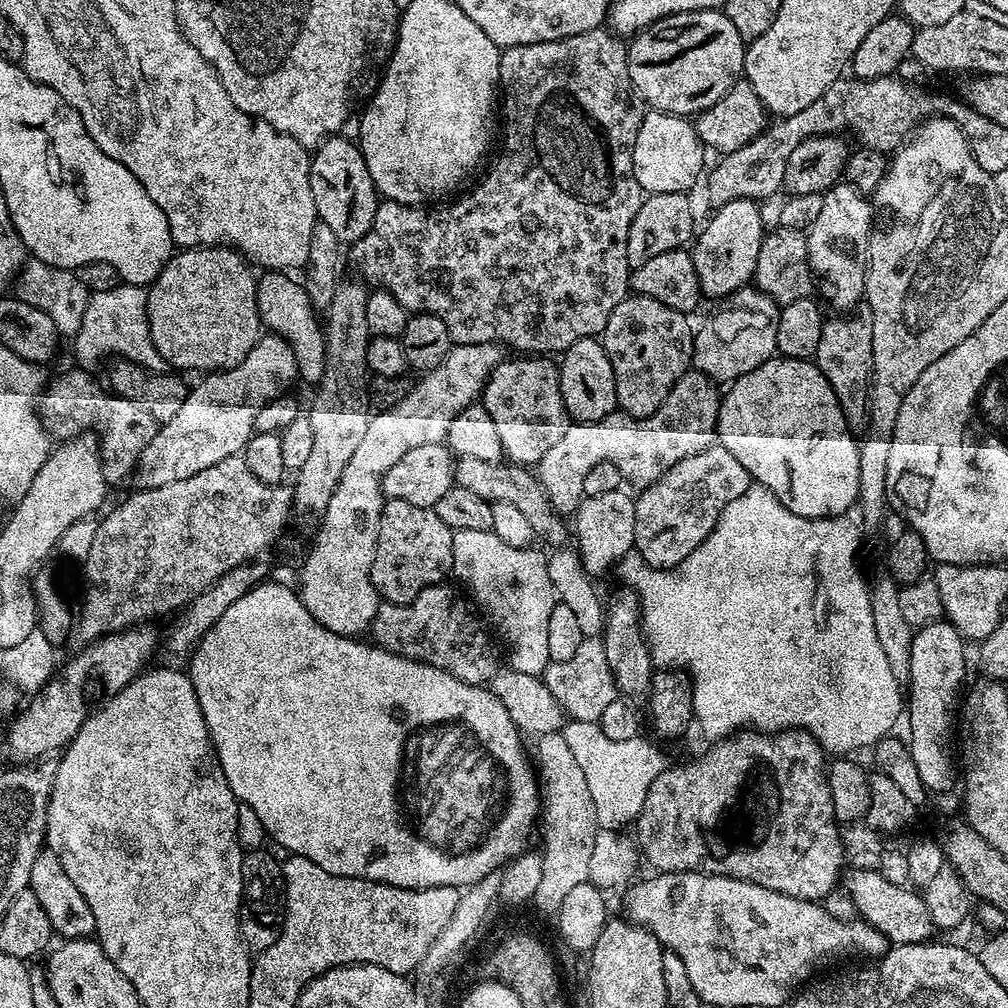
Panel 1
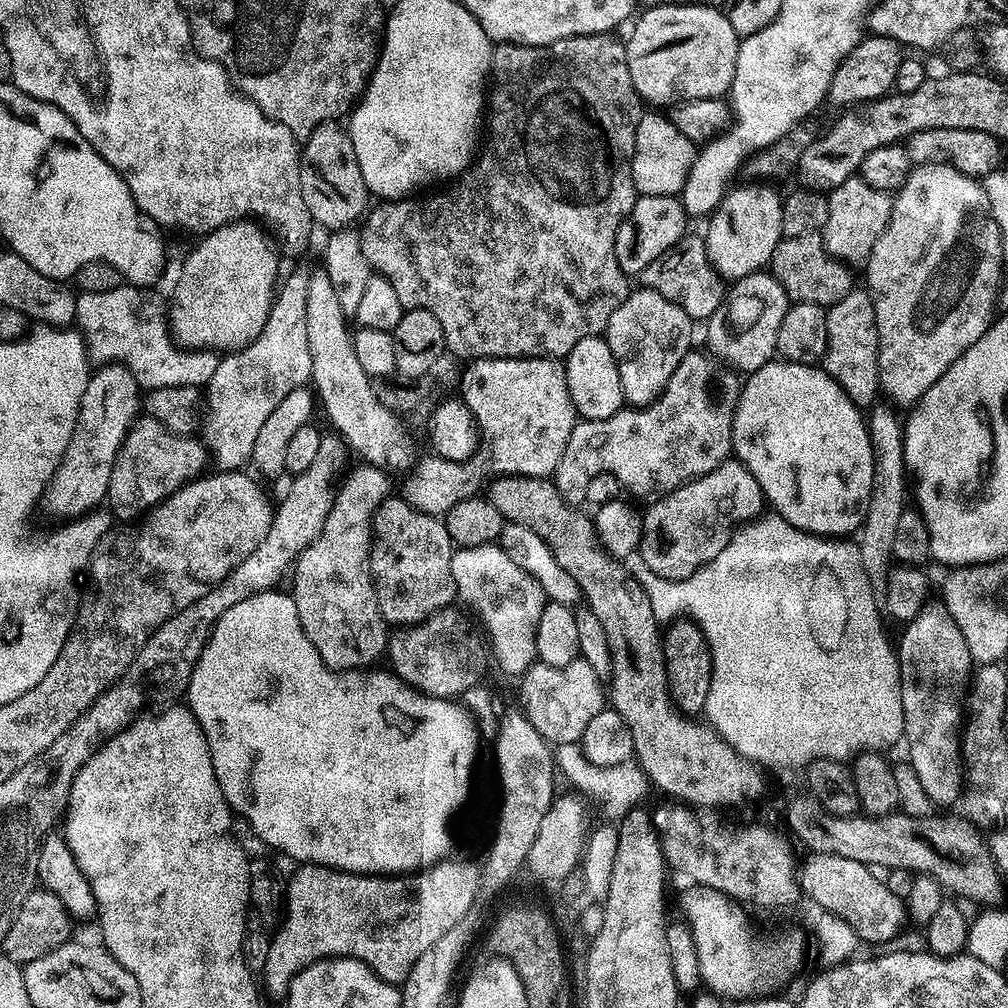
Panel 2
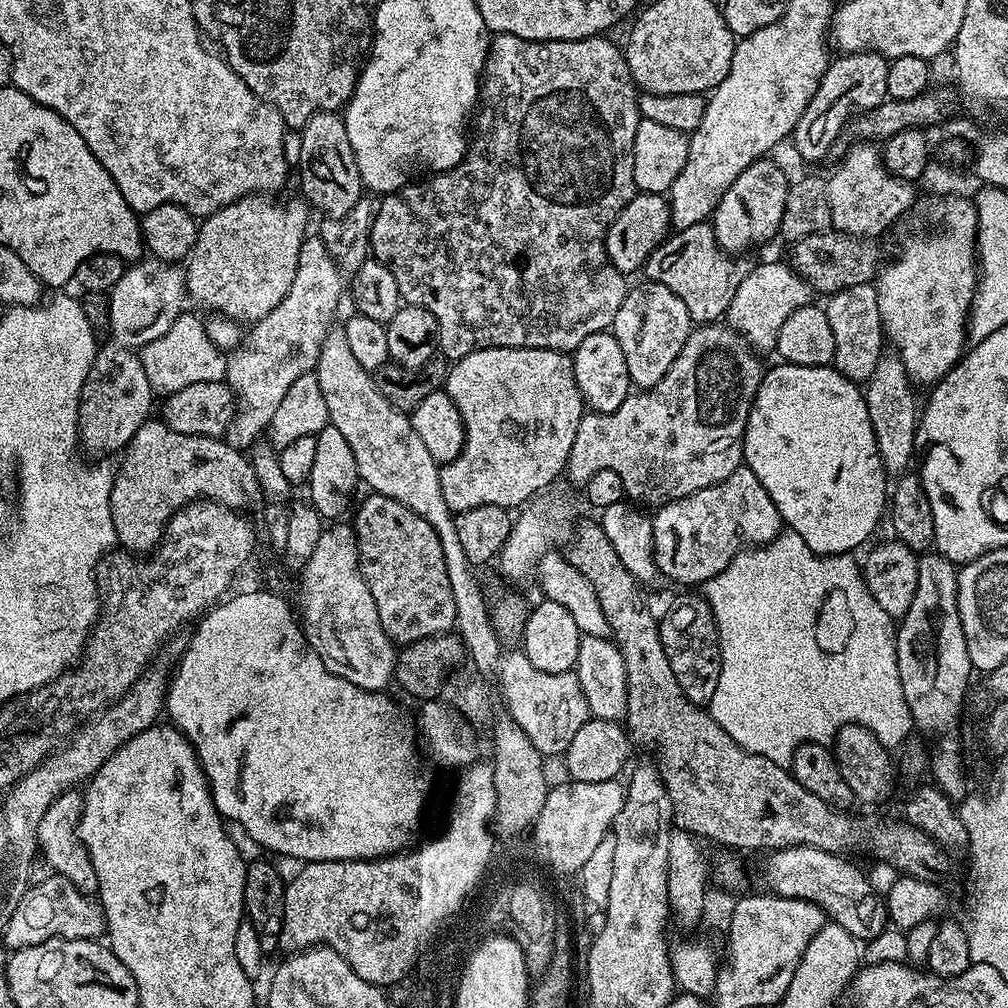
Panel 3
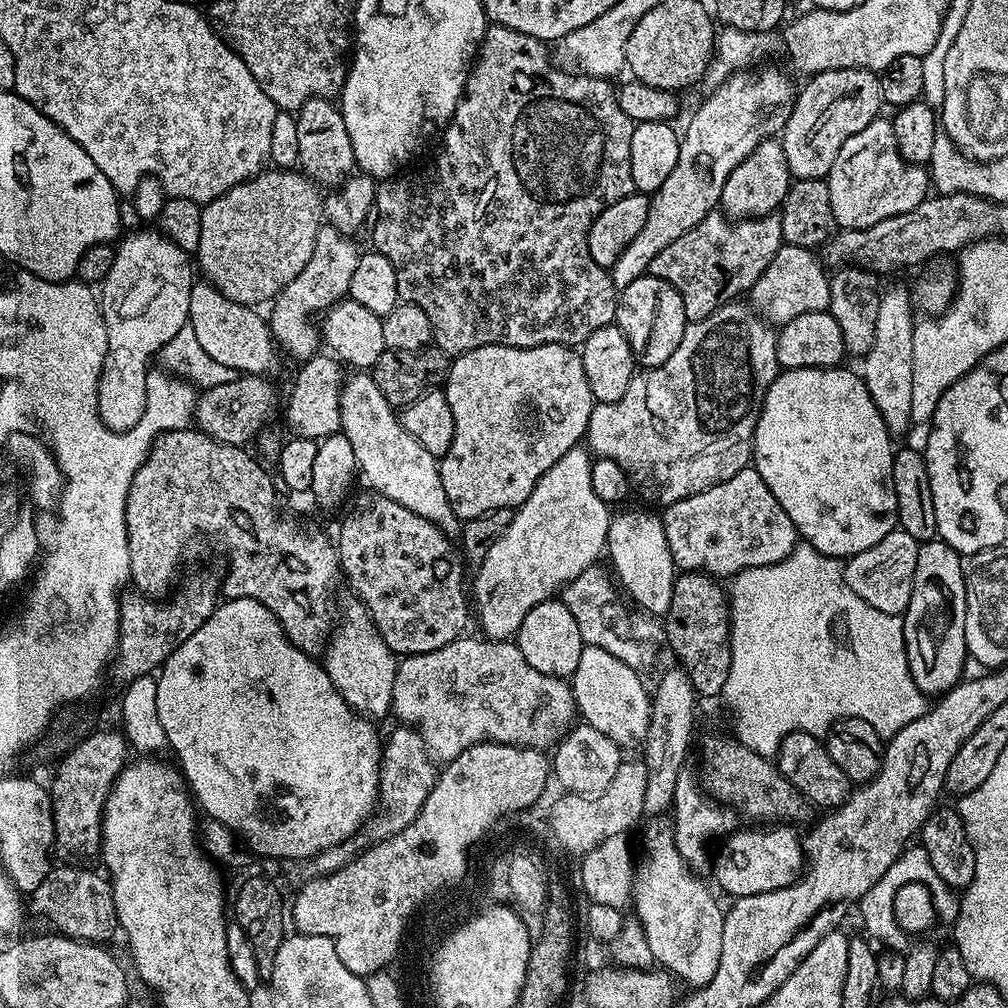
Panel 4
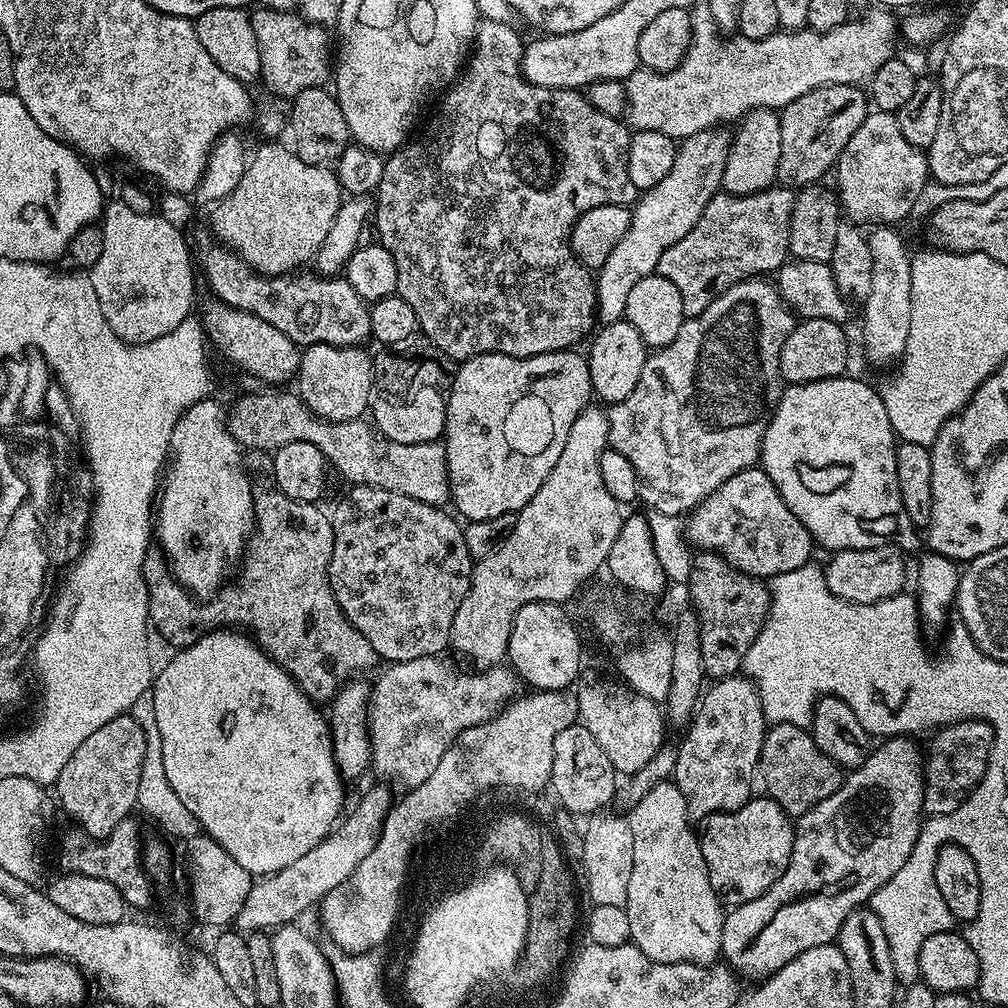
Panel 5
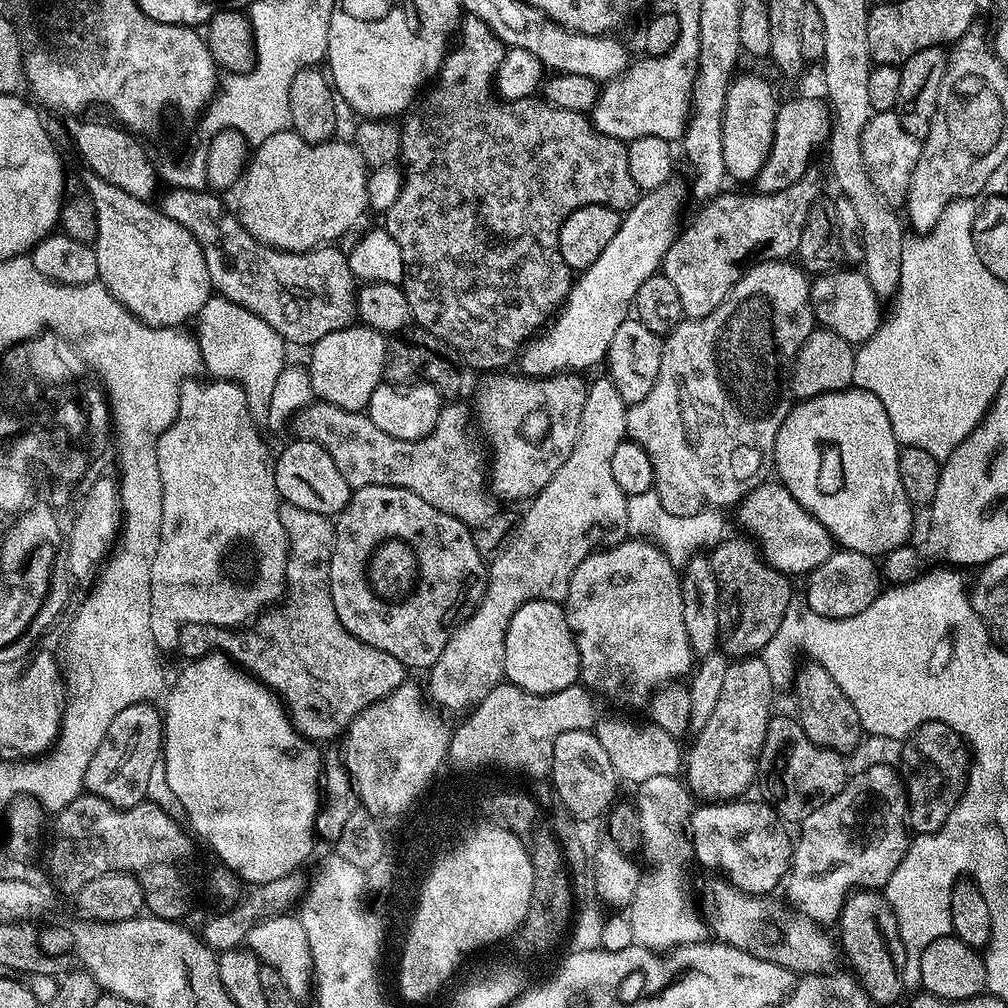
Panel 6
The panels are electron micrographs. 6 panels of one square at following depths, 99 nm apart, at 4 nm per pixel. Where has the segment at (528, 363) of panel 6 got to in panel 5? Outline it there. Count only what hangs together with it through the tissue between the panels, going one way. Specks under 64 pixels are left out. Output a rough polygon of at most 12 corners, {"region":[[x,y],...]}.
{"region":[[729,137],[679,141],[670,174],[637,199],[595,277],[598,316],[694,230],[721,191]]}

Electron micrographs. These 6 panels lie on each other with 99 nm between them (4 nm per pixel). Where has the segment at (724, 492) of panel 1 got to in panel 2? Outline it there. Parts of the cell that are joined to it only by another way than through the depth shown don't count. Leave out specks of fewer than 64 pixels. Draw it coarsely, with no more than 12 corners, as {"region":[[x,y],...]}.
{"region":[[729,458],[642,512],[638,554],[685,580],[766,501]]}

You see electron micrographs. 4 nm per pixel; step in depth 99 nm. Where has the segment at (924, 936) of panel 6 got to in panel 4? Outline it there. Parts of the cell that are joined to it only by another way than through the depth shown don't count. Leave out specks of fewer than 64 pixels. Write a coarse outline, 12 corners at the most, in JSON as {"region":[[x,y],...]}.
{"region":[[923,846],[899,858],[859,897],[860,916],[873,941],[905,947],[894,898],[907,883],[929,888],[941,921],[955,921],[957,897]]}

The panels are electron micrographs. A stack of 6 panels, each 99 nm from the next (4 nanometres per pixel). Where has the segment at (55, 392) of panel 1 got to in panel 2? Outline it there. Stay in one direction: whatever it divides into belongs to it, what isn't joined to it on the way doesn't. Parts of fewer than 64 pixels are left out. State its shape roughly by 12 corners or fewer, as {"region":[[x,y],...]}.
{"region":[[153,416],[133,419],[108,483],[120,512],[205,471],[206,452]]}

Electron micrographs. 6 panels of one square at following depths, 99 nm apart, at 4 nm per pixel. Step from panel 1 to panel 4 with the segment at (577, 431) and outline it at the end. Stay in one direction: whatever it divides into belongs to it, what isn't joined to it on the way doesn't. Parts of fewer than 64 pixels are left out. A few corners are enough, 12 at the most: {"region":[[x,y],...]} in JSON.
{"region":[[744,302],[597,403],[593,457],[667,506],[752,459],[777,329]]}

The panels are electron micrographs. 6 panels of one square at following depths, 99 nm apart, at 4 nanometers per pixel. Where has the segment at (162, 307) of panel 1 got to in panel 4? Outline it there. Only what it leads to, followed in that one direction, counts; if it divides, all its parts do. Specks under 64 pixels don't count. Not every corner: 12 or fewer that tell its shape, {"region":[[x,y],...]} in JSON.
{"region":[[265,170],[201,207],[203,279],[249,306],[310,262],[322,192]]}

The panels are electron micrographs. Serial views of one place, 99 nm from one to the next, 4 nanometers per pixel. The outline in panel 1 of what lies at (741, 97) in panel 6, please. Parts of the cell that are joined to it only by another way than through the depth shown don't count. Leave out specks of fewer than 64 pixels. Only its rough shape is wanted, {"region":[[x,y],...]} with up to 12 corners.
{"region":[[754,200],[726,202],[690,251],[705,297],[755,277],[766,235]]}

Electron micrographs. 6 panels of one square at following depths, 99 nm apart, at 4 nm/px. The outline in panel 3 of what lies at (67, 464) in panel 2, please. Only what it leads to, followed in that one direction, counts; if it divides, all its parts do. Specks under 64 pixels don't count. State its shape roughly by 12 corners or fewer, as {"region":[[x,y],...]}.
{"region":[[175,263],[124,271],[108,310],[144,324],[128,344],[99,345],[80,401],[92,452],[127,449],[154,393],[141,346],[185,311]]}

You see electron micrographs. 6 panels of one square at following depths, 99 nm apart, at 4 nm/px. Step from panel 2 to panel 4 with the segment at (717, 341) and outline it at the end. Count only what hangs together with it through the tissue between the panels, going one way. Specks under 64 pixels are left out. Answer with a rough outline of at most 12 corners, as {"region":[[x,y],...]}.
{"region":[[785,243],[748,293],[779,326],[828,311],[832,281],[811,249]]}

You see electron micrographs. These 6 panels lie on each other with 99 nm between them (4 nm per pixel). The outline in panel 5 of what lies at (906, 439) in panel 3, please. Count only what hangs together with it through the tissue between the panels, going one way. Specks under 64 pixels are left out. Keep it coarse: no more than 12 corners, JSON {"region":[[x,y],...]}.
{"region":[[891,225],[869,231],[862,340],[897,363],[911,321],[912,259]]}

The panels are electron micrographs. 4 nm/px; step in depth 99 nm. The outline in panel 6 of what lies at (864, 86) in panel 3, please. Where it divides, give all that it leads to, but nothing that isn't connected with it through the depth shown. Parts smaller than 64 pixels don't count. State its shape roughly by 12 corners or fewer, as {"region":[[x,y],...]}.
{"region":[[804,96],[777,107],[772,153],[754,181],[781,192],[809,175],[832,109]]}

